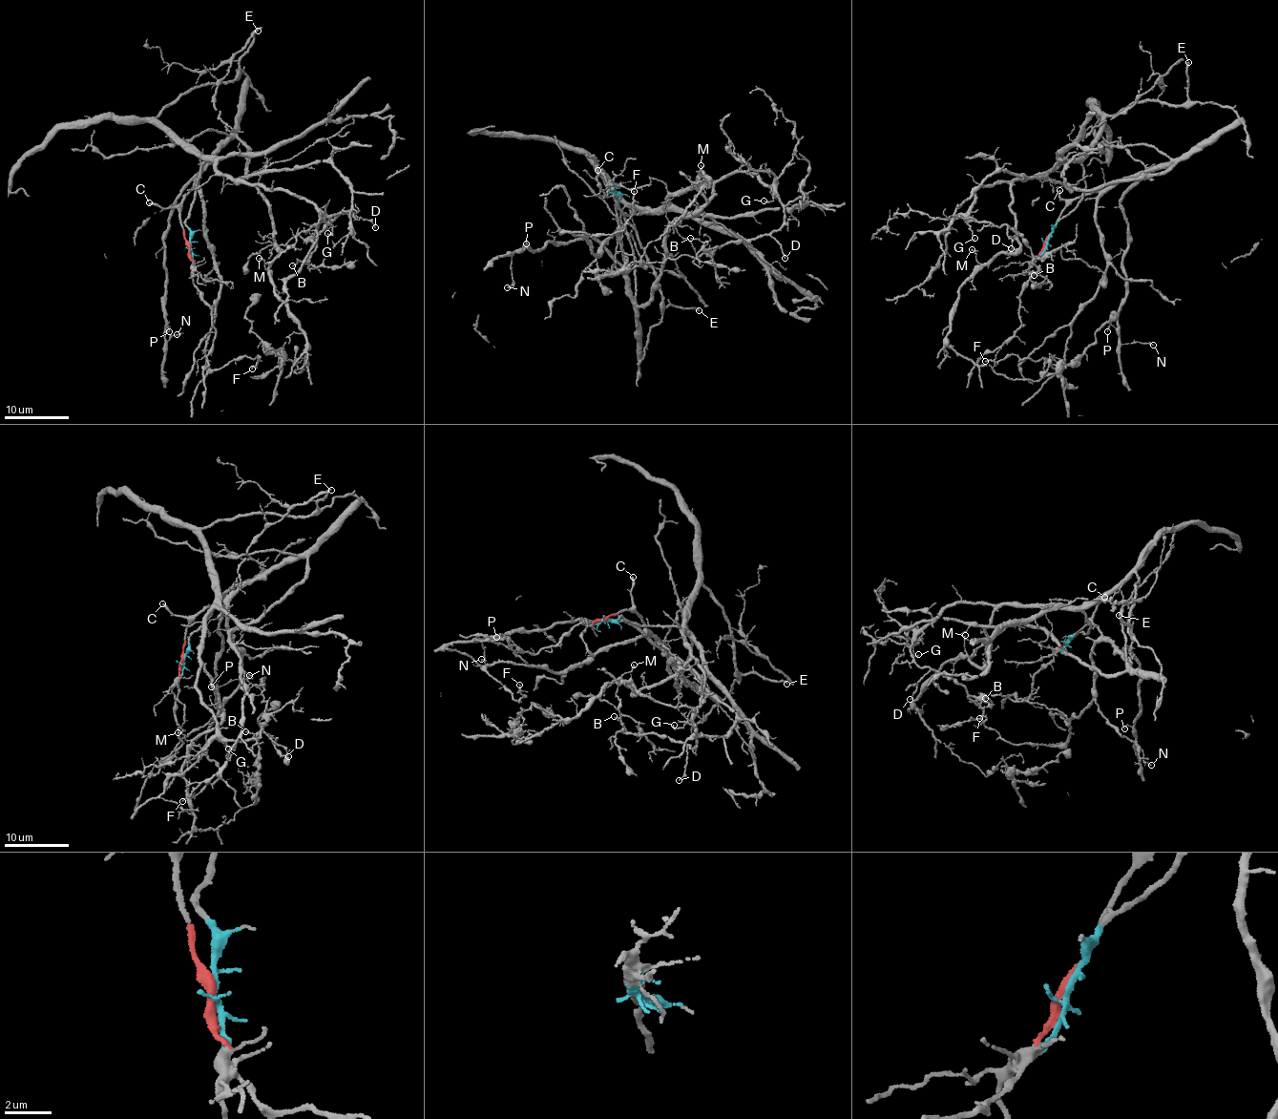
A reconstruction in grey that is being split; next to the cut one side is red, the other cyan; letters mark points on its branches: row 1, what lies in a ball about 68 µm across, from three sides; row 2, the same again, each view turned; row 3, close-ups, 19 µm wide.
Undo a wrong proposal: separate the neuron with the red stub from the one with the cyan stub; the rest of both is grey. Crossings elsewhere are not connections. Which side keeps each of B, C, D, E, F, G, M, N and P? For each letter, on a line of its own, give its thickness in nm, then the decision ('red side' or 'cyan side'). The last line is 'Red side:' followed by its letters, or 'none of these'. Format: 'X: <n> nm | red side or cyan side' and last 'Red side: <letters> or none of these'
B: 130 nm | cyan side
C: 280 nm | red side
D: 130 nm | cyan side
E: 280 nm | cyan side
F: 140 nm | red side
G: 160 nm | cyan side
M: 150 nm | cyan side
N: 120 nm | red side
P: 120 nm | red side
Red side: C, F, N, P

